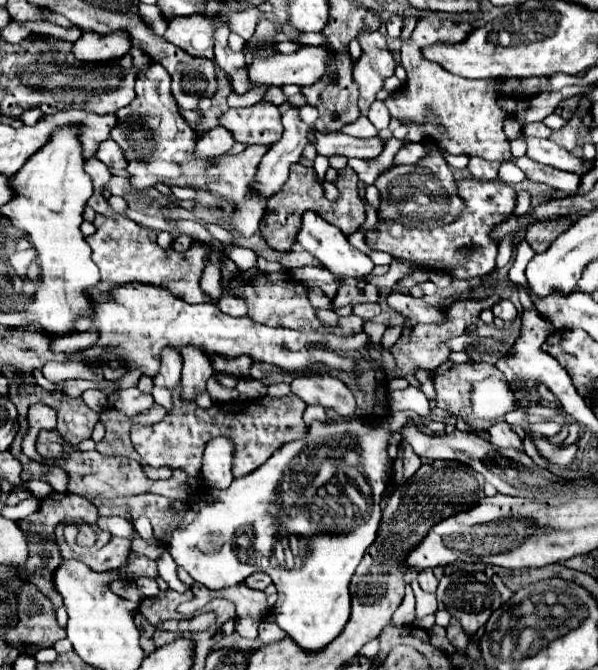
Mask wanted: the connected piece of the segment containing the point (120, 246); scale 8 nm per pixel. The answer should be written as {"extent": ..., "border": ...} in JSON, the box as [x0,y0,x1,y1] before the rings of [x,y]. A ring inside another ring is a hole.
{"extent":[88,213,210,303],"border":[[[122,213],[112,215],[96,215],[94,219],[96,233],[88,237],[88,245],[92,247],[92,261],[100,267],[100,283],[106,283],[106,289],[112,285],[124,283],[150,283],[156,287],[166,287],[174,291],[186,303],[208,303],[210,299],[200,289],[200,275],[204,269],[204,257],[208,255],[208,245],[196,243],[186,257],[176,251],[166,251],[156,243],[156,231],[146,229],[134,221],[130,221]]]}

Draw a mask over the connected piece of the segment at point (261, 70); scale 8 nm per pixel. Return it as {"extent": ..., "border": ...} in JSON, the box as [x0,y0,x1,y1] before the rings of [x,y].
{"extent":[246,47,332,87],"border":[[[300,47],[292,55],[278,53],[272,57],[252,59],[252,63],[246,65],[246,73],[252,87],[282,87],[290,83],[304,87],[316,83],[332,61],[332,53],[324,47]]]}

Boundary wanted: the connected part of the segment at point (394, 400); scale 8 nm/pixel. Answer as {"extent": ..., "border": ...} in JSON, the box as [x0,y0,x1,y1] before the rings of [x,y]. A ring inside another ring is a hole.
{"extent":[390,387,430,417],"border":[[[408,387],[402,391],[390,391],[390,409],[392,411],[414,411],[424,417],[428,417],[428,411],[430,411],[426,395],[416,387]]]}

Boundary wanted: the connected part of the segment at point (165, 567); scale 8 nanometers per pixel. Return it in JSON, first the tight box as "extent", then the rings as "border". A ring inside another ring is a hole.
{"extent":[156,548,190,593],"border":[[[165,548],[161,557],[156,560],[159,576],[167,583],[170,589],[183,593],[190,589],[189,586],[182,583],[177,576],[177,565]]]}

